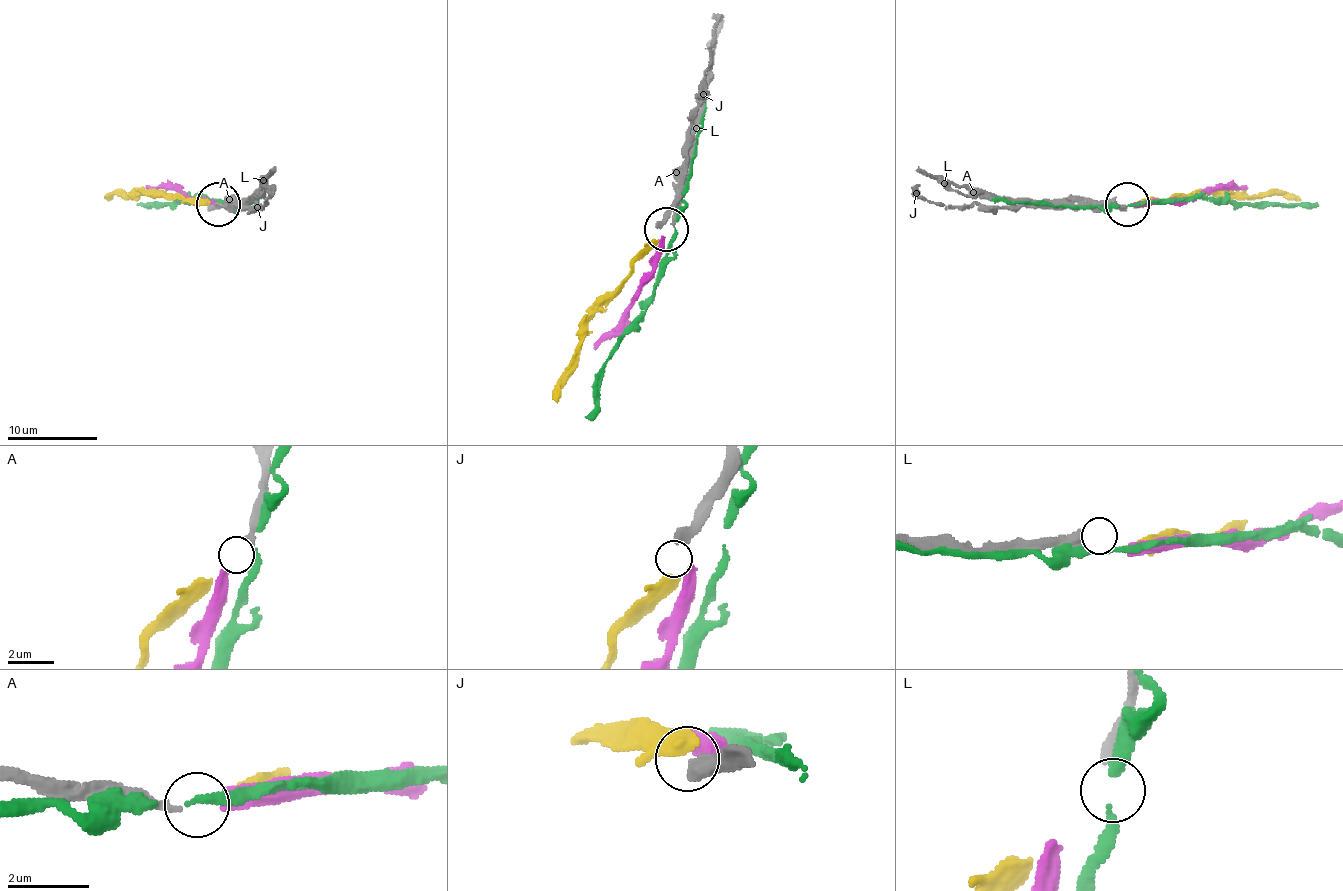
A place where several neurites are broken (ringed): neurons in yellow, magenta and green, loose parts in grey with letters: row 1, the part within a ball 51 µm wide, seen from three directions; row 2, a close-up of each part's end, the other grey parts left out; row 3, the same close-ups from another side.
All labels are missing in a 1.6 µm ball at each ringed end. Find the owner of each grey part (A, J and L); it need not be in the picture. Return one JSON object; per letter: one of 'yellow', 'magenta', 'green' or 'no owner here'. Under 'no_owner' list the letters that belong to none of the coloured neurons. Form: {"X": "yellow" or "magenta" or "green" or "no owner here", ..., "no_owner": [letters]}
{"A": "magenta", "J": "yellow", "L": "no owner here", "no_owner": ["L"]}

